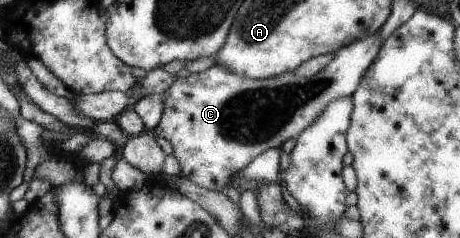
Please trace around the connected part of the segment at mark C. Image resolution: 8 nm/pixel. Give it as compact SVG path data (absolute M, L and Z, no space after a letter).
M368 34L335 51L334 57L312 77L286 72L274 77L250 79L244 74L227 70L220 64L212 64L201 72L192 72L187 77L176 78L162 94L163 110L159 122L150 131L155 137L168 140L173 156L180 164L180 176L207 190L222 190L224 185L259 153L270 148L280 148L286 139L296 139L302 130L317 118L326 104L338 98L349 98L368 66L374 61L381 46L376 34Z

